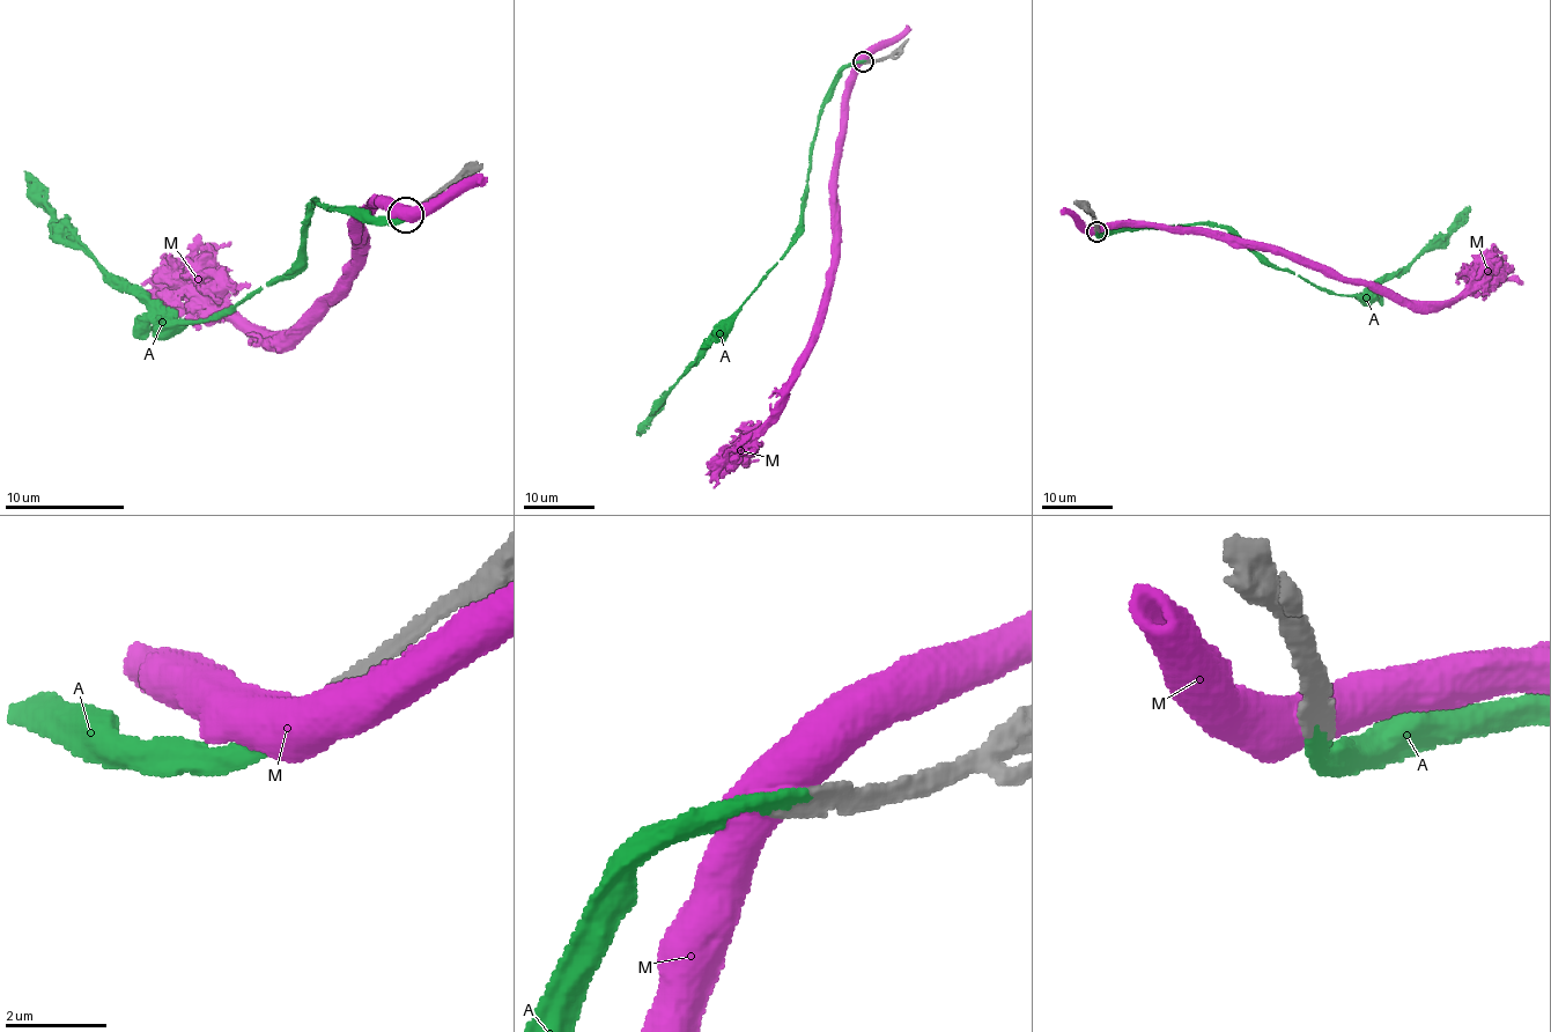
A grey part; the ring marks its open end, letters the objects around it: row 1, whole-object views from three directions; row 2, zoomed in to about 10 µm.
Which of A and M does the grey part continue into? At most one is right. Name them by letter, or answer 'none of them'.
A

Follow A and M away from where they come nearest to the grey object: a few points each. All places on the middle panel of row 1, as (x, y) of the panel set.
A: (864, 61), (850, 63), (843, 69), (824, 108), (811, 155), (804, 218), (788, 252), (636, 434)
M: (864, 61), (848, 88), (837, 167), (835, 263), (814, 339), (785, 402), (718, 471), (713, 487)

